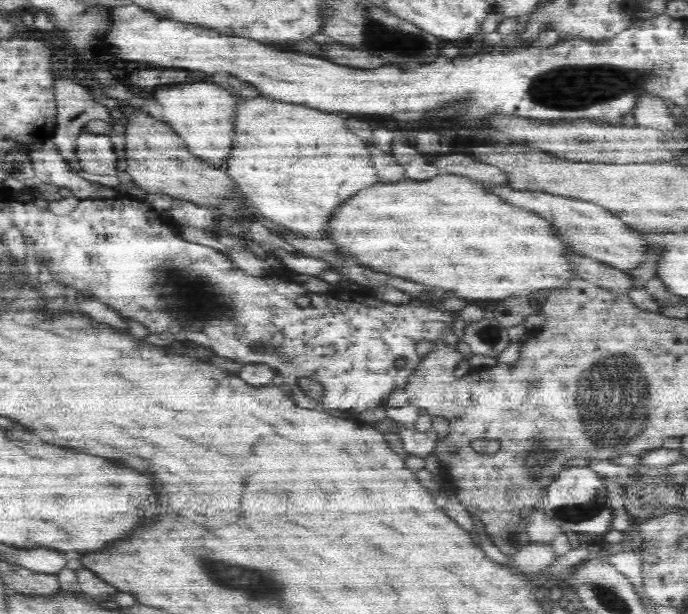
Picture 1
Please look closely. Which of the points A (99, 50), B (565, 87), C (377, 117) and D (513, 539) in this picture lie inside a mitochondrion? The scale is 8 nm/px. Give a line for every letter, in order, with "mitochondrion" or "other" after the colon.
A: other
B: mitochondrion
C: other
D: other

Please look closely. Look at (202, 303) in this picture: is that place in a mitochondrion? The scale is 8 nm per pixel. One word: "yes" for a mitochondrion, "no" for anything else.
yes

